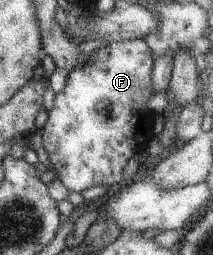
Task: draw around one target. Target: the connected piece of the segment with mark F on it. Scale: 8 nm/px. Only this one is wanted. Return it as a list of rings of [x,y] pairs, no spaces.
[[[144,38],[112,42],[91,53],[83,66],[66,74],[67,82],[55,95],[54,106],[49,111],[45,125],[40,129],[48,161],[70,193],[81,193],[97,185],[114,185],[123,179],[122,171],[134,153],[140,153],[153,138],[153,121],[156,113],[147,106],[153,95],[151,78],[154,53]]]

